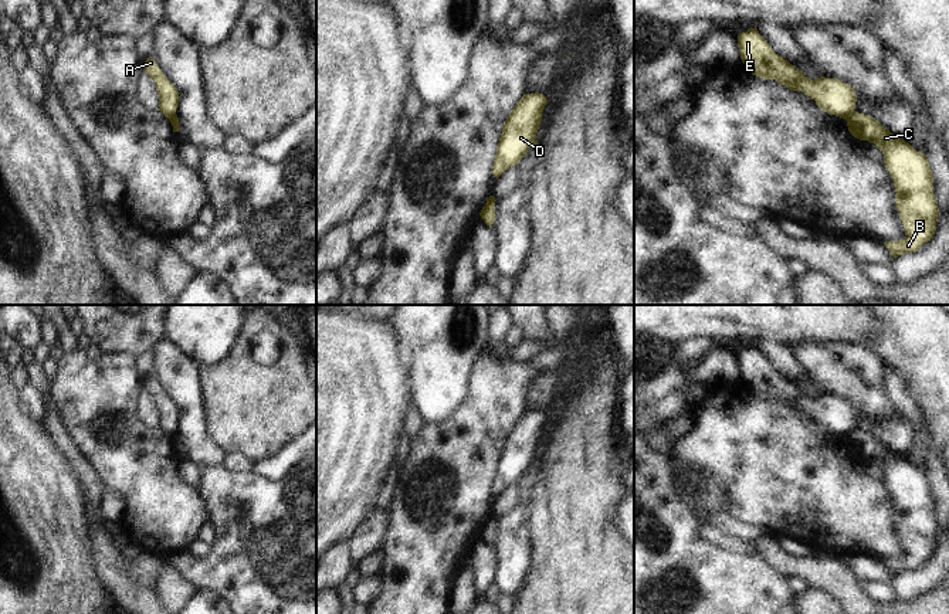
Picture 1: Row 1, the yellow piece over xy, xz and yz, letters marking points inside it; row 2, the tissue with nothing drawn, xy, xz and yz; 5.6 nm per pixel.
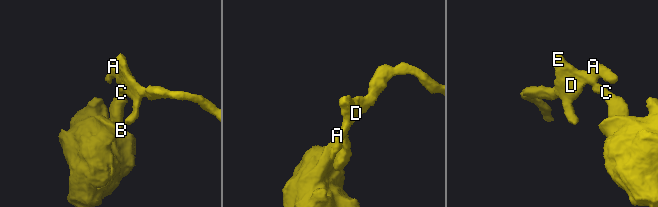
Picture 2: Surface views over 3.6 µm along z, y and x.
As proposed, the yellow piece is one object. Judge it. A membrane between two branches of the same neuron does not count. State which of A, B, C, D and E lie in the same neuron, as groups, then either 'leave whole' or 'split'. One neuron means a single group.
groups A D E / B C; split

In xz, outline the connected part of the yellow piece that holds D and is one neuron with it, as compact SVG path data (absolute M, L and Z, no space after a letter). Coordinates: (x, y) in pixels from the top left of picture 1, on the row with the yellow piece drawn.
M525 94L511 111L496 146L492 163L494 177L498 179L505 170L518 164L528 150L538 143L536 133L546 104L548 99L543 94Z

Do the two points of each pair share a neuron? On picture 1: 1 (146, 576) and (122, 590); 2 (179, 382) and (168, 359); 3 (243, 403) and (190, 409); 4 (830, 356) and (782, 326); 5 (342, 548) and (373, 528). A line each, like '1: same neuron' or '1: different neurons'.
1: different neurons
2: same neuron
3: different neurons
4: different neurons
5: different neurons

